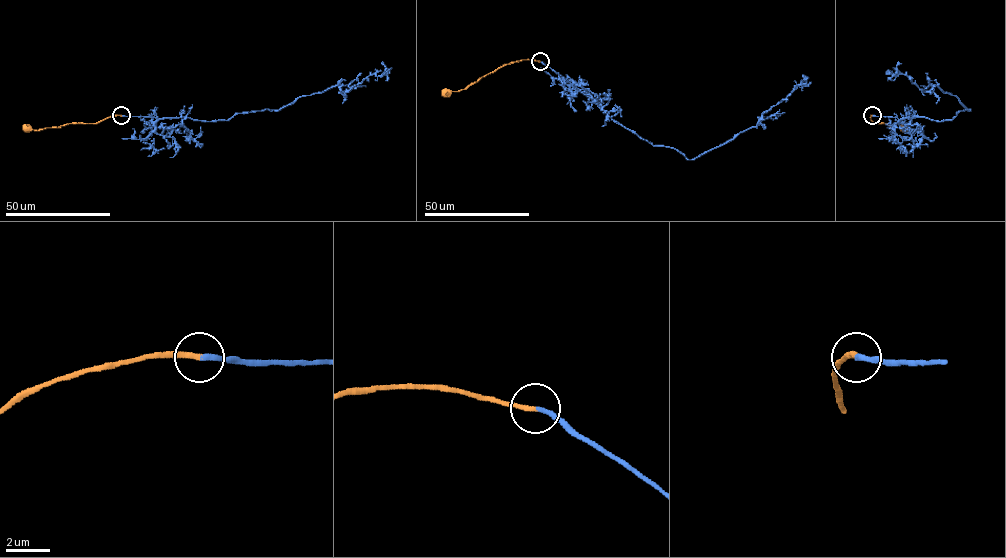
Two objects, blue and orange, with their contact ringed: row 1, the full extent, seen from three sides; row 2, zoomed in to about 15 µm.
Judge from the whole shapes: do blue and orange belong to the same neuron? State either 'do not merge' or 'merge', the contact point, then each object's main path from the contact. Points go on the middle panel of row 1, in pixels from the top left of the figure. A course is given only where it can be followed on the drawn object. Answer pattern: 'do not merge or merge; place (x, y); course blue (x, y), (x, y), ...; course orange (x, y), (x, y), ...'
merge; place (540, 61); course blue (540, 62), (614, 120), (688, 159), (756, 126), (762, 114), (796, 85), (808, 85), (802, 90); course orange (540, 62), (511, 62), (464, 89), (446, 92)

